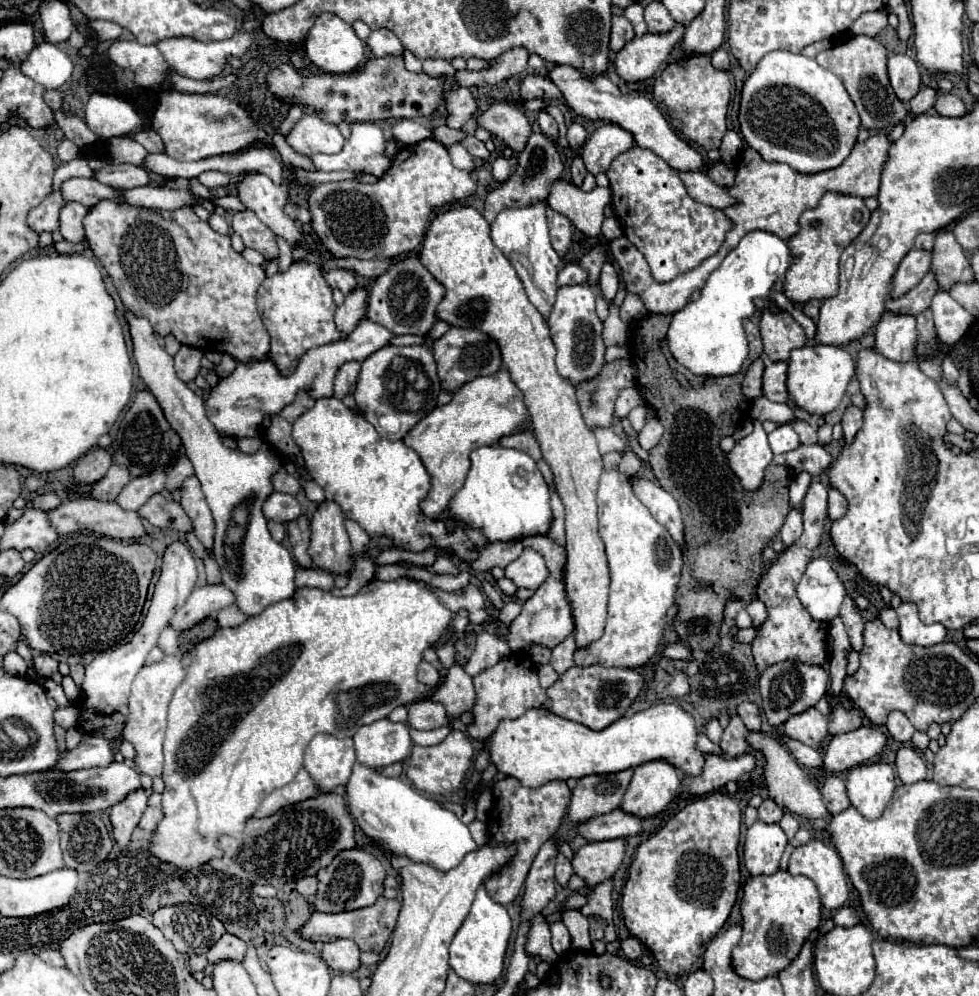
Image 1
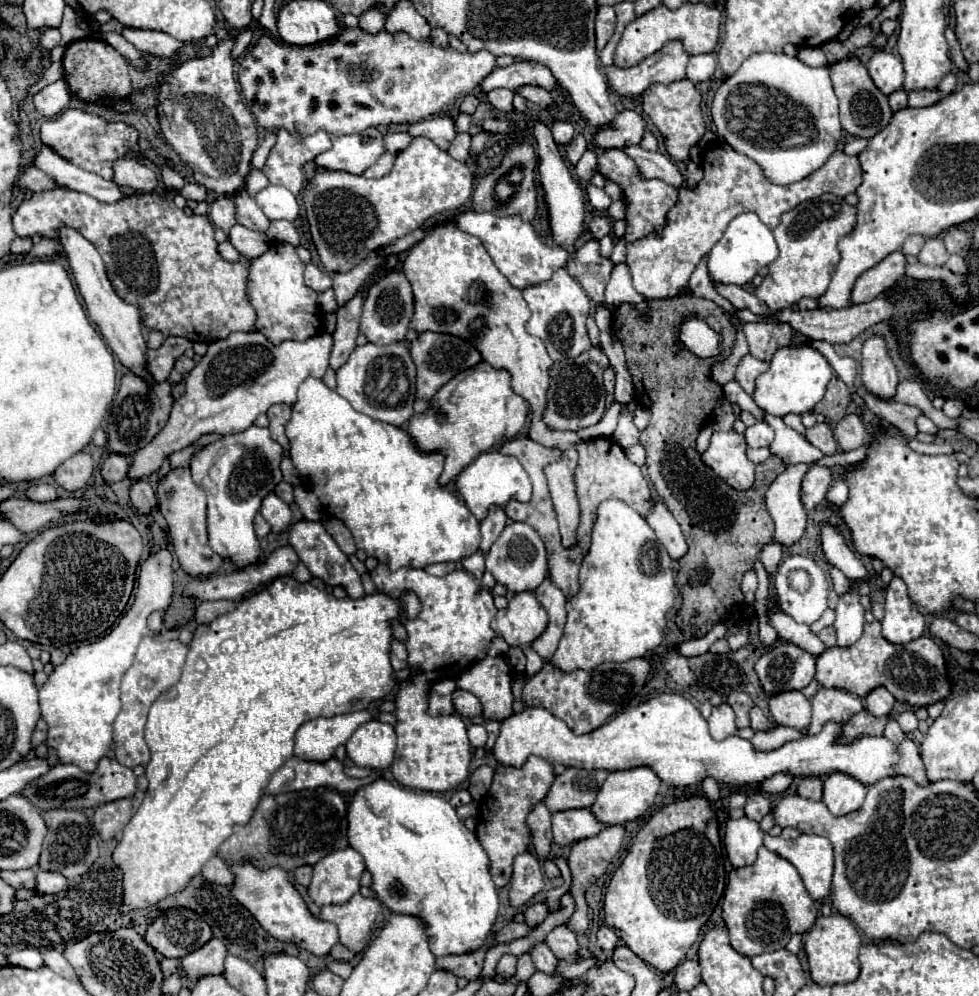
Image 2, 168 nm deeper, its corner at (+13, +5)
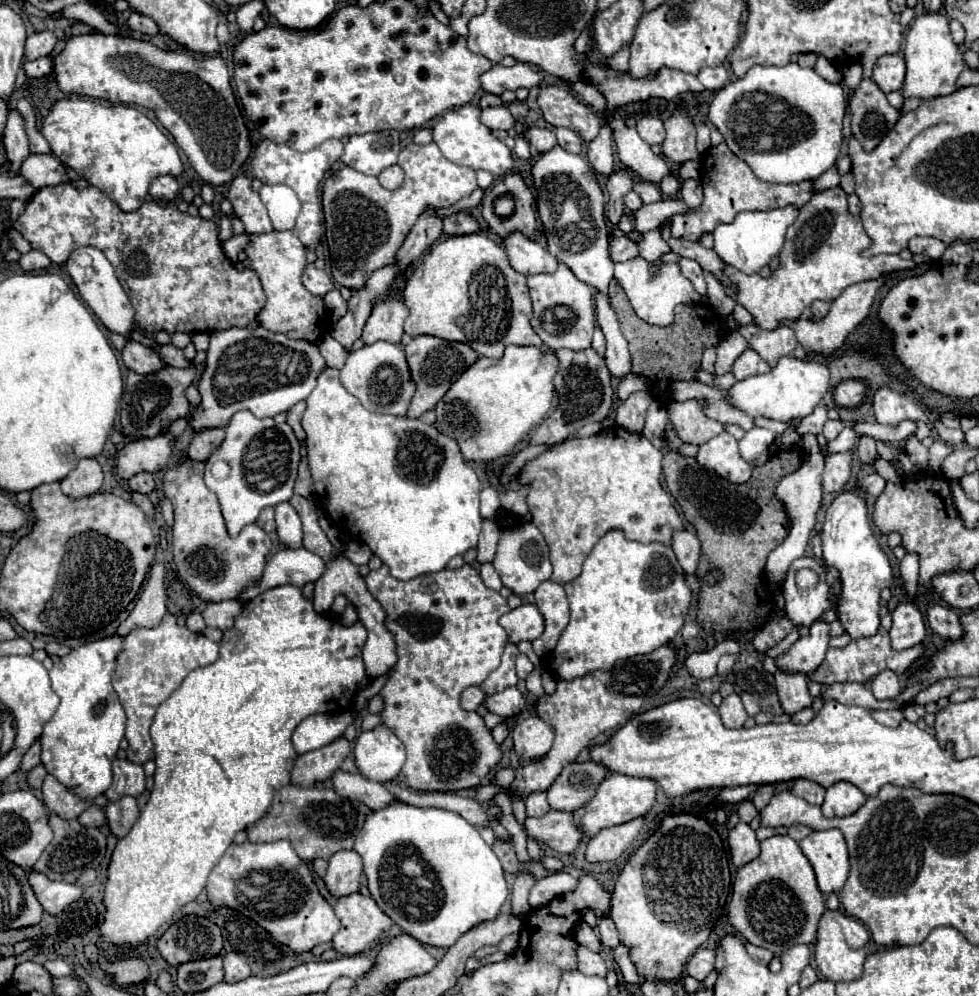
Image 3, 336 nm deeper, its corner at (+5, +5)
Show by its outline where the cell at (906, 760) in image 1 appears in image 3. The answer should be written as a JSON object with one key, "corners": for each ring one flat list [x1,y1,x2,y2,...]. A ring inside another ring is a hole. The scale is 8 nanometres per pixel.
{"corners":[[881,710,881,712,873,712,873,716,879,724,891,726,891,728,897,728,901,724,901,720,905,720,901,710]]}

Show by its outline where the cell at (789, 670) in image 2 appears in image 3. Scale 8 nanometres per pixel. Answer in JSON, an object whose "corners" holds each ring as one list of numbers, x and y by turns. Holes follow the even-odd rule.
{"corners":[[815,622,811,626,809,636,801,636,785,654,775,658,777,670,781,672,801,672,807,674,815,672,827,652,829,642,829,624]]}

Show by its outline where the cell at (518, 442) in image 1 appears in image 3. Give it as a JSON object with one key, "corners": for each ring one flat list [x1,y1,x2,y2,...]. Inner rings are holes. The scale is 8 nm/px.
{"corners":[[621,426,601,430,587,438,567,438,555,448,539,454,535,460,527,462,517,480,521,486,527,486,527,506,531,512,531,522,541,530,549,546,549,558,553,564,551,580,557,584,567,584,581,574,581,566,599,538,611,530,621,528,629,540,637,540,643,544,661,542,665,546,671,544,673,530,683,528,683,522,671,504,669,492,661,486,661,450,655,448,643,434,627,432]]}

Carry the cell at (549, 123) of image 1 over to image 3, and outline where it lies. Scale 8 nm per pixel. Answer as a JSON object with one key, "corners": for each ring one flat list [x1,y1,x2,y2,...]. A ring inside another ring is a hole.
{"corners":[[555,146,539,156,531,174,537,190,537,208,543,220,549,252,567,264,581,282,587,282,597,292,605,292,607,296,609,282,613,280,613,262,609,258,603,192,595,172,581,156]]}

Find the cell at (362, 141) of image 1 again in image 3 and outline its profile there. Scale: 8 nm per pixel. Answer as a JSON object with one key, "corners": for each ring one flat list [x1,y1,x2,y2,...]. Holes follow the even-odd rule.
{"corners":[[397,130,349,136,341,162,355,168,357,172,377,176,383,168,397,162,399,150]]}

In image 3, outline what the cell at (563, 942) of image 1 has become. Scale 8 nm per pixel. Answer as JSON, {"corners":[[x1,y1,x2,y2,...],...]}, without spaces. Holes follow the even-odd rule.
{"corners":[[577,946,577,970,587,976,593,976,593,974,605,976,607,974,607,966,603,958,585,946]]}

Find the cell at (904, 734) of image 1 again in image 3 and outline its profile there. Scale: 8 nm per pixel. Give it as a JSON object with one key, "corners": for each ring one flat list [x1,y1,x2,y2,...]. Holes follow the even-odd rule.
{"corners":[[883,670,873,682,871,682,871,692,877,700,895,700,901,694,899,678,891,670]]}

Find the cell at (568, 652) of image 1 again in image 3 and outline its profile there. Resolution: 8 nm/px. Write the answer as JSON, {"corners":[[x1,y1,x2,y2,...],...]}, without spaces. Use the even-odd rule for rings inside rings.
{"corners":[[551,580,543,582,535,590,535,602,545,618,545,632,533,640,533,650,539,658,543,658,557,646,561,632,569,624,569,602,563,586]]}

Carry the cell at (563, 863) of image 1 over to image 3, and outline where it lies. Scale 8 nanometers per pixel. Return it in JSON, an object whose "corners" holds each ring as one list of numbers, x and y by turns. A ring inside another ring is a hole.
{"corners":[[543,792,541,794,529,794,527,800,525,800,525,806,527,806,529,816,543,816,545,812,551,810]]}

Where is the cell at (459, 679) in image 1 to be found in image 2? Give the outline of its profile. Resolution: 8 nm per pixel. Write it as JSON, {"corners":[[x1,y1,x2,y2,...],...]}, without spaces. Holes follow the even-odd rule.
{"corners":[[457,690,453,694,453,702,455,702,455,712,459,712,463,718,475,718,475,716,483,714,483,706,481,706,479,698,471,692]]}

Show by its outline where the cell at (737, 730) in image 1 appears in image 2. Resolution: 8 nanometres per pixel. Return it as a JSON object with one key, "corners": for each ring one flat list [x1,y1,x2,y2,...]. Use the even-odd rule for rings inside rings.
{"corners":[[723,702,721,706,715,706,711,710,711,716,709,716,709,730,711,730,711,736,715,740,723,740,725,736,731,736,737,732,737,726,735,726,735,712,733,708]]}

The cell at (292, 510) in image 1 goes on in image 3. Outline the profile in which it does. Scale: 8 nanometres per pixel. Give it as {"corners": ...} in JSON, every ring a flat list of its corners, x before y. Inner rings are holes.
{"corners":[[281,502,275,506,275,522,277,522,279,540,289,548,299,548,303,540,301,520,289,502]]}

